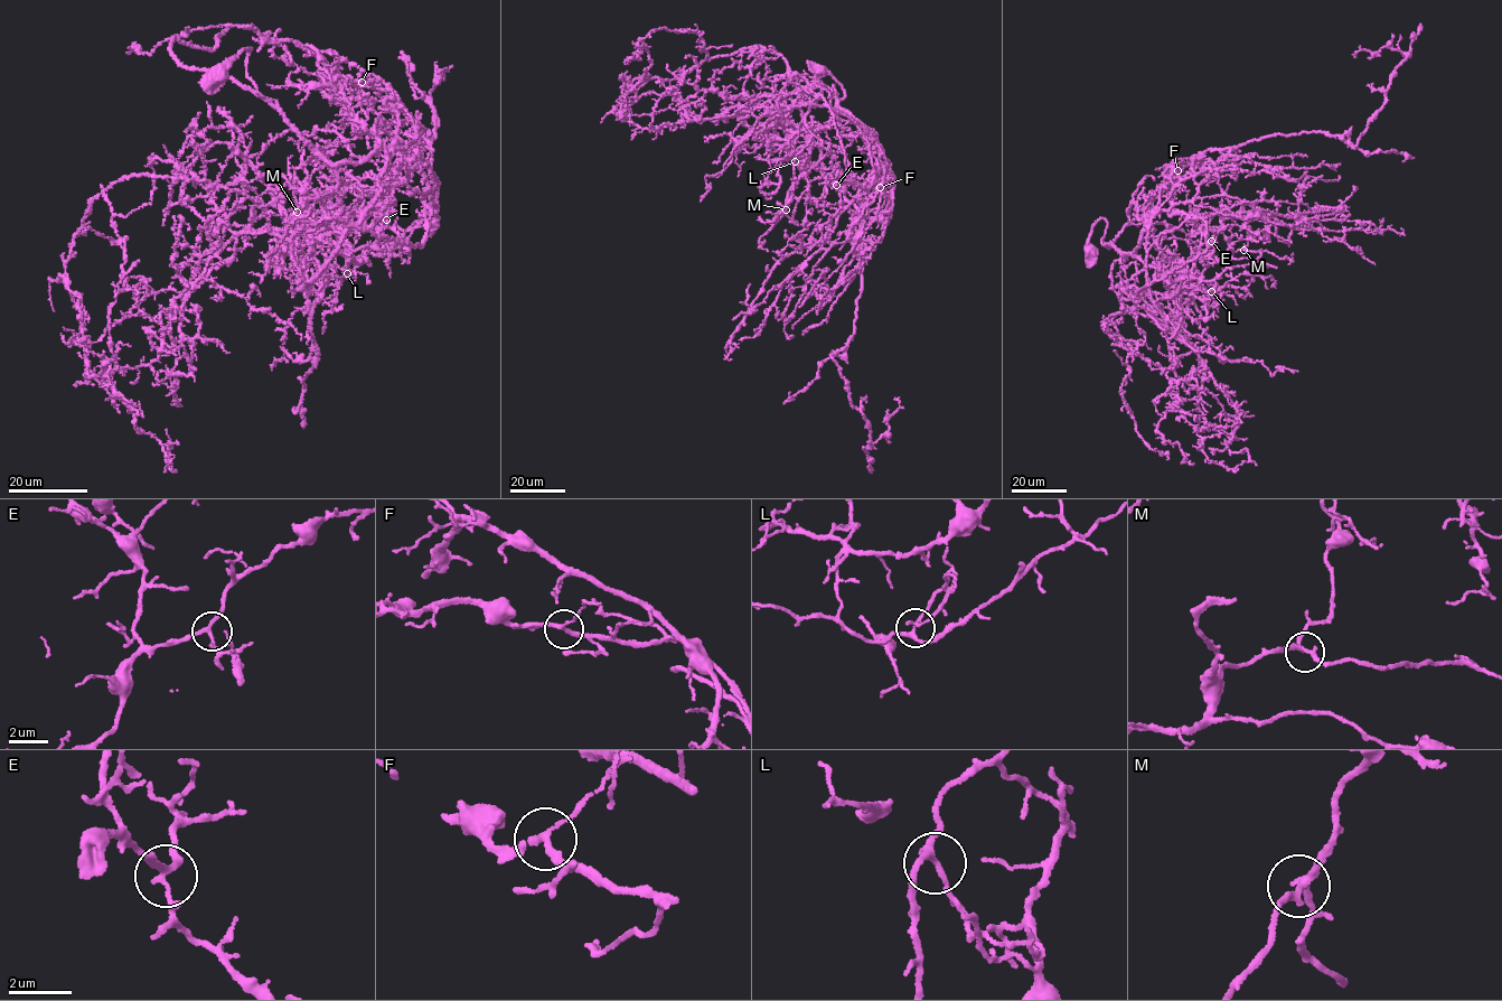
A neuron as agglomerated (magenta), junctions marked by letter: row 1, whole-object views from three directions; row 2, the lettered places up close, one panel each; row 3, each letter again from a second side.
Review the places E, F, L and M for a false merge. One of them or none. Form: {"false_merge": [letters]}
{"false_merge": ["F"]}

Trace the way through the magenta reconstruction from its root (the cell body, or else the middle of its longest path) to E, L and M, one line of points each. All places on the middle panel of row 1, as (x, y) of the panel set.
E: (820, 72), (844, 91), (838, 99), (833, 85), (836, 105), (880, 148), (866, 183), (837, 175), (836, 185)
L: (820, 72), (844, 91), (838, 99), (833, 85), (841, 111), (810, 131), (809, 153), (800, 152), (795, 161)
M: (820, 72), (844, 97), (833, 85), (841, 111), (809, 132), (786, 209)

